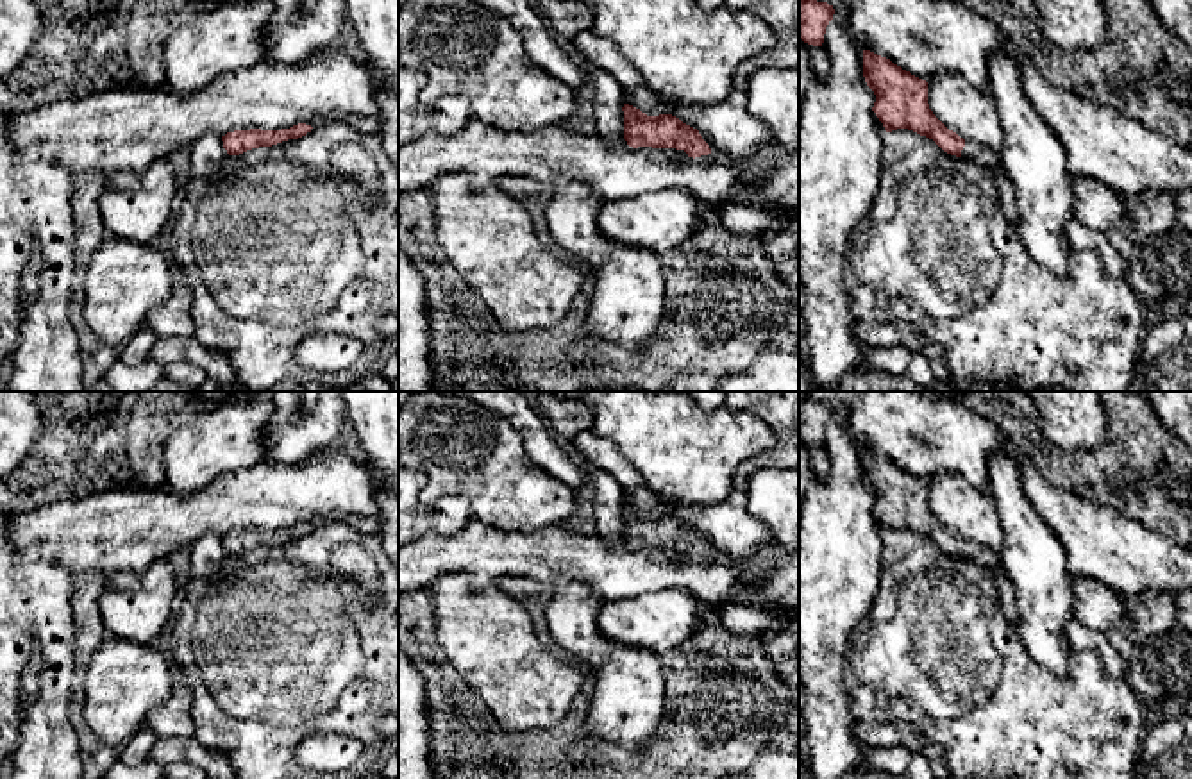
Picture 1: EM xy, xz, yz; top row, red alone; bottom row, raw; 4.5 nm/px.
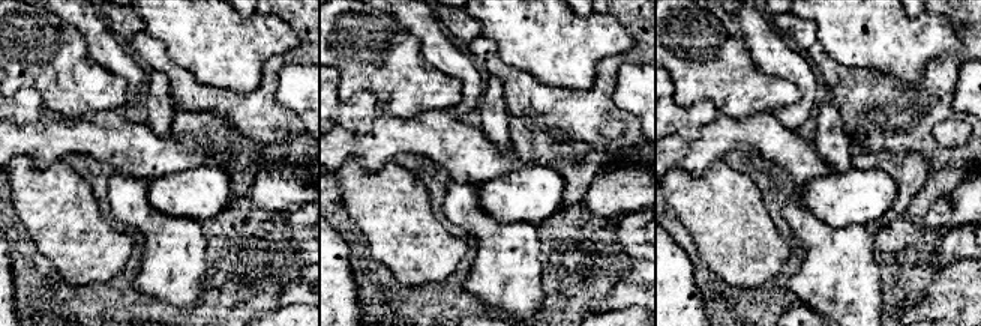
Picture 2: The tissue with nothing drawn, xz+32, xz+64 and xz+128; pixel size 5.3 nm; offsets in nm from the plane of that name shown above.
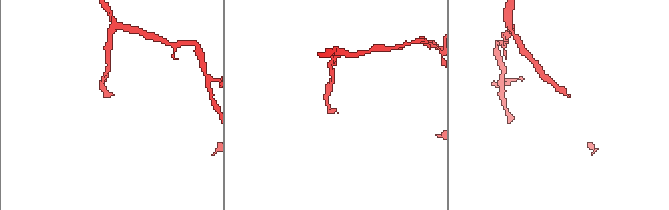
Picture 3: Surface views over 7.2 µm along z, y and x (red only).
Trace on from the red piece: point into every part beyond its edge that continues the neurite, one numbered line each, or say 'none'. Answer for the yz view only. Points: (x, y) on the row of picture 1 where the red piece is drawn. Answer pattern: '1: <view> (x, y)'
1: yz (973, 150)

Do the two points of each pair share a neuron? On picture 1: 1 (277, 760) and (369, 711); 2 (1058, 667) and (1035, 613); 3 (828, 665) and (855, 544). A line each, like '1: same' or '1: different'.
1: same
2: same
3: same

